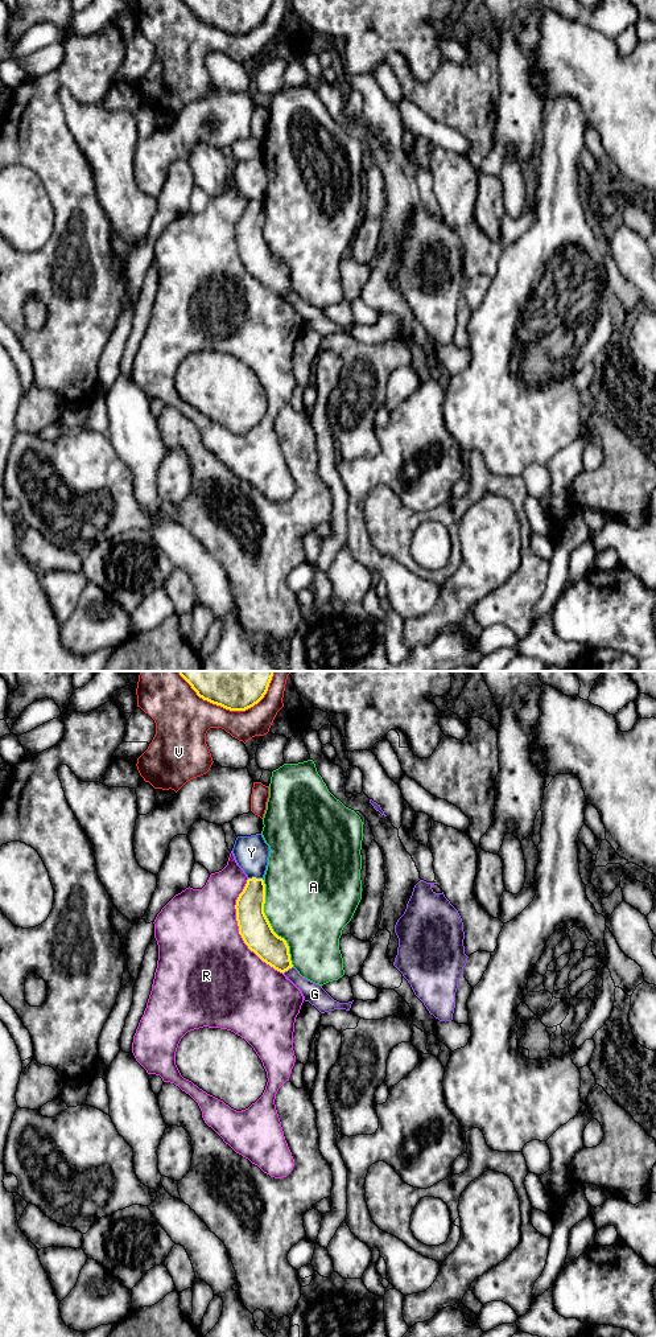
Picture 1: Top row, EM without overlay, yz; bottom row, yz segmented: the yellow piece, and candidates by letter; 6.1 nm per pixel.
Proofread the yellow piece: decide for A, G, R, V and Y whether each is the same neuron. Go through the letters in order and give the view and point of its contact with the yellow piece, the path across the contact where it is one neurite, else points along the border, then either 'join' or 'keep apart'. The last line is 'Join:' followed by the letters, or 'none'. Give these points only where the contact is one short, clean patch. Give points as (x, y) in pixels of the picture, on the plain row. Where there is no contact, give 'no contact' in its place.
A: meets yellow in yz at (269, 247); keep apart
G: meets yellow in yz at (287, 293); border along yz (292, 289), (283, 296); keep apart
R: meets yellow in yz at (239, 254); keep apart
V: meets yellow in yz at (230, 33); keep apart
Y: meets yellow in yz at (255, 201); keep apart
Join: none

